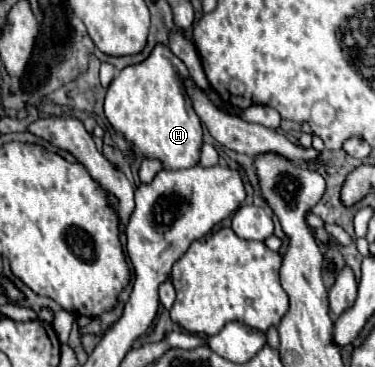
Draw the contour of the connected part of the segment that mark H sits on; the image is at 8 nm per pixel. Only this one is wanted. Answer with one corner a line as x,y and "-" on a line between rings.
157,46
145,62
121,70
105,96
105,116
113,130
121,134
133,150
145,158
161,160
161,164
171,170
197,166
203,144
199,116
193,112
181,82
187,74
185,64
169,48

